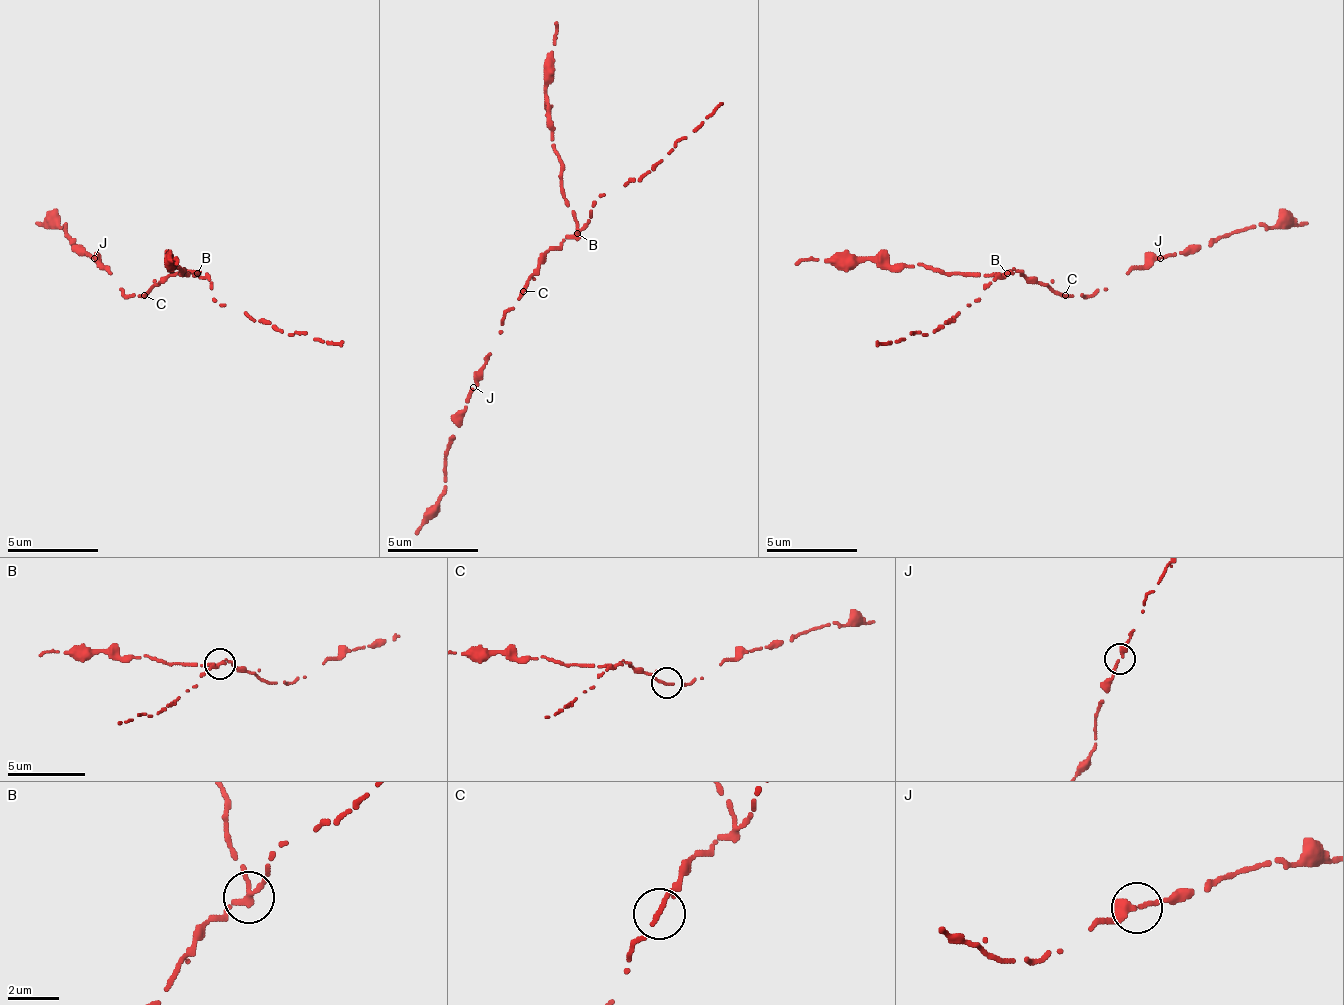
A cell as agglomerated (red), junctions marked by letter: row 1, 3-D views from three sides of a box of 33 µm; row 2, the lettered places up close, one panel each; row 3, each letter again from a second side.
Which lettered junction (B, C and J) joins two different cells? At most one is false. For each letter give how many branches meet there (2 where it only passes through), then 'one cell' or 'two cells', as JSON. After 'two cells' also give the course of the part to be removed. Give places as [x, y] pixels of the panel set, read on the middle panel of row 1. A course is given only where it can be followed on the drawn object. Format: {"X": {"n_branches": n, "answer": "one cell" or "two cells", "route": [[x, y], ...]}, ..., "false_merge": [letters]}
{"B": {"n_branches": 2, "answer": "two cells", "route": [[578, 232], [560, 186], [551, 105], [546, 95], [555, 23]]}, "C": {"n_branches": 2, "answer": "one cell"}, "J": {"n_branches": 2, "answer": "one cell"}, "false_merge": ["B"]}

